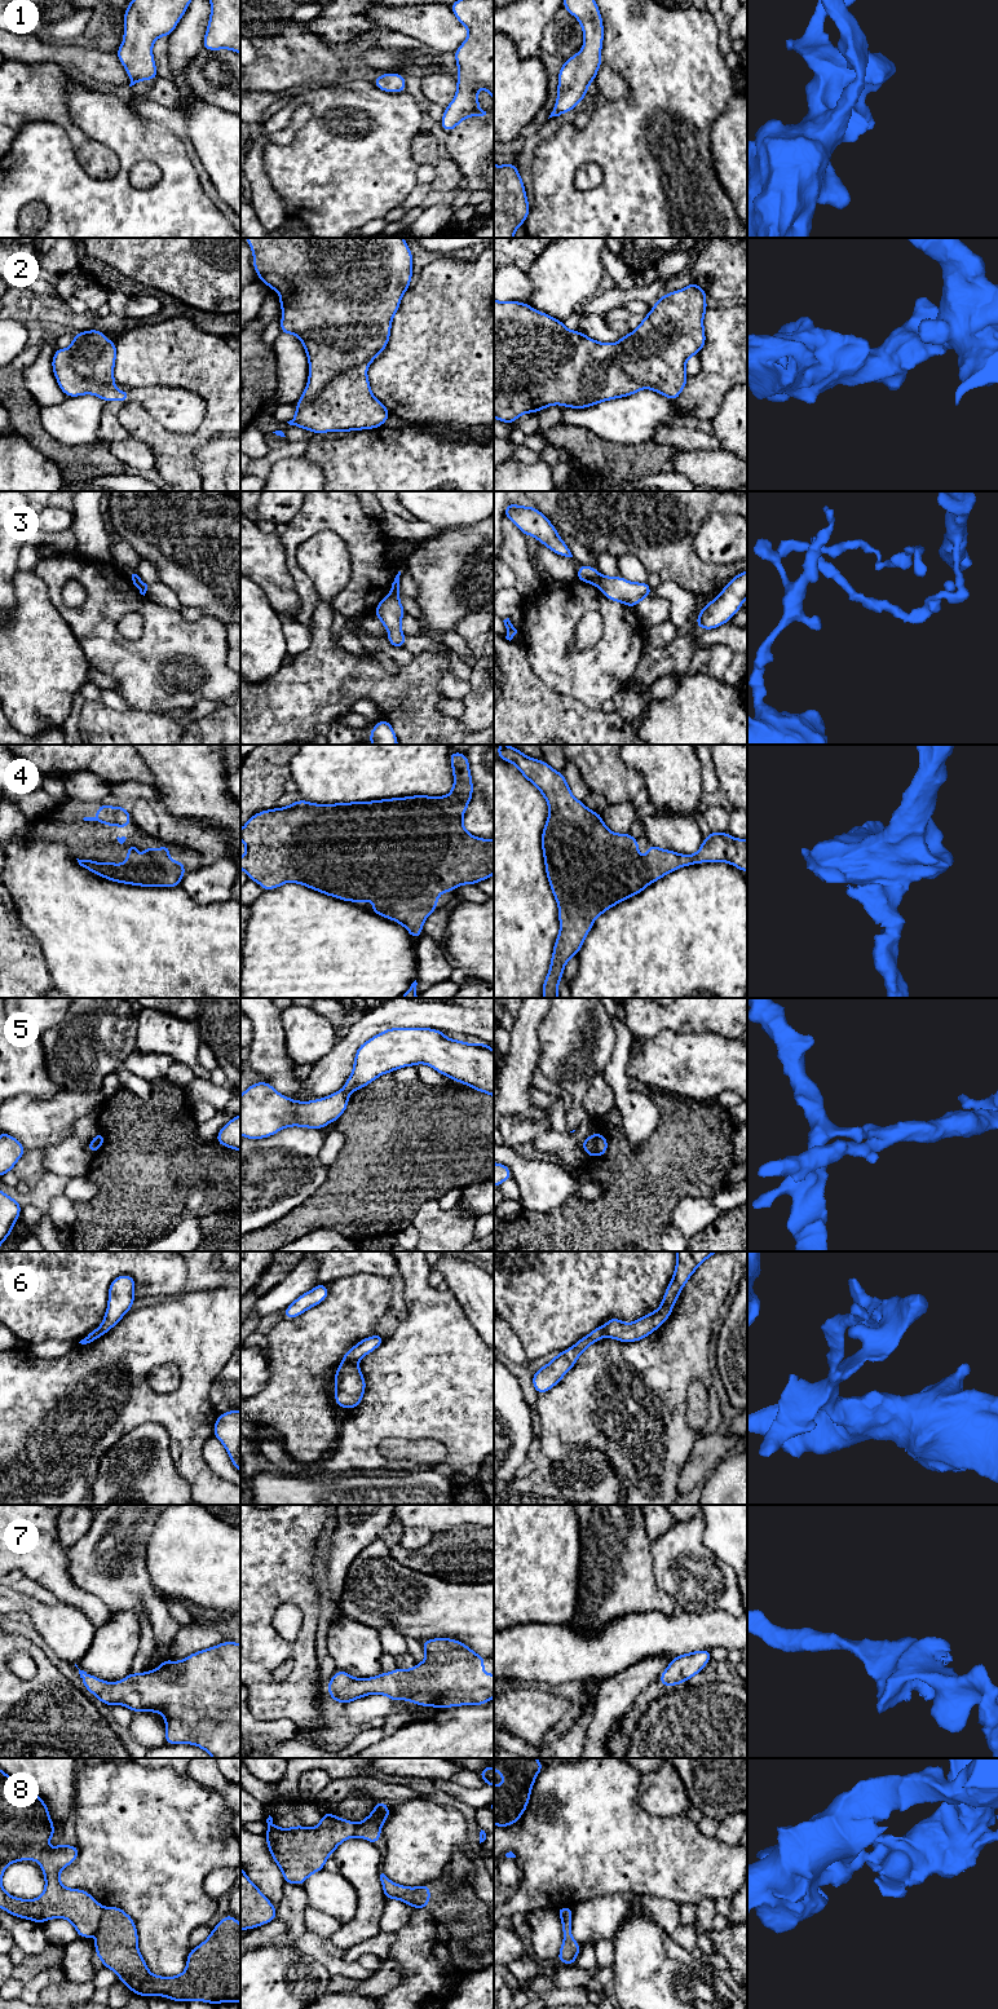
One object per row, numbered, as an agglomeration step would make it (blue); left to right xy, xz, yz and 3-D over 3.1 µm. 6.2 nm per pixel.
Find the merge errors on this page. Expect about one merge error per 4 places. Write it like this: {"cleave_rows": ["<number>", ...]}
{"cleave_rows": ["3", "5", "6", "8"]}

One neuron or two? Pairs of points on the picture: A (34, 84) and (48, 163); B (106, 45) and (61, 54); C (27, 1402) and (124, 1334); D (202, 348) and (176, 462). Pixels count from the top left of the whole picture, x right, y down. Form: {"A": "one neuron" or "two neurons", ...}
{"A": "two neurons", "B": "two neurons", "C": "one neuron", "D": "one neuron"}

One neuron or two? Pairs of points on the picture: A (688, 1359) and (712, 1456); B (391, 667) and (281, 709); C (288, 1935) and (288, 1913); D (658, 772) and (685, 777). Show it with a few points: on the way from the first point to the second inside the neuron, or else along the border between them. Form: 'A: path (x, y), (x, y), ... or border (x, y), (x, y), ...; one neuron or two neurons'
A: border (715, 1431), (701, 1435), (696, 1440), (688, 1458); two neurons
B: border (370, 653), (389, 672), (397, 672); two neurons
C: path (291, 1930), (291, 1919); one neuron
D: path (665, 772), (679, 777); one neuron

